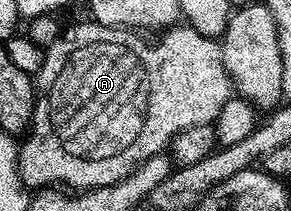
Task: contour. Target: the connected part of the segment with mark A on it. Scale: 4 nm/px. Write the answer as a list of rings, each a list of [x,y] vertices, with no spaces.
[[[88,20],[85,26],[78,27],[76,34],[72,30],[65,29],[60,37],[54,40],[54,44],[50,44],[44,50],[46,72],[42,73],[48,78],[56,76],[56,82],[54,82],[56,96],[60,96],[60,92],[68,92],[70,100],[76,96],[74,98],[76,104],[70,102],[68,110],[136,110],[138,108],[142,110],[140,128],[136,136],[114,154],[108,154],[102,158],[82,156],[82,154],[70,152],[62,142],[54,126],[52,110],[39,110],[36,106],[32,113],[32,125],[23,139],[25,142],[19,143],[16,160],[16,166],[20,169],[20,179],[23,180],[25,187],[66,188],[64,186],[69,186],[69,191],[83,192],[92,190],[92,184],[109,186],[115,182],[121,182],[130,164],[137,162],[138,165],[142,165],[146,162],[146,156],[154,157],[158,154],[158,148],[166,144],[164,142],[166,138],[175,138],[188,128],[215,123],[218,112],[222,112],[228,99],[233,97],[234,82],[224,67],[220,42],[217,39],[202,36],[202,32],[198,32],[190,25],[173,24],[167,27],[161,33],[164,35],[157,42],[151,42],[148,39],[151,37],[131,28],[101,26],[92,20]]]

